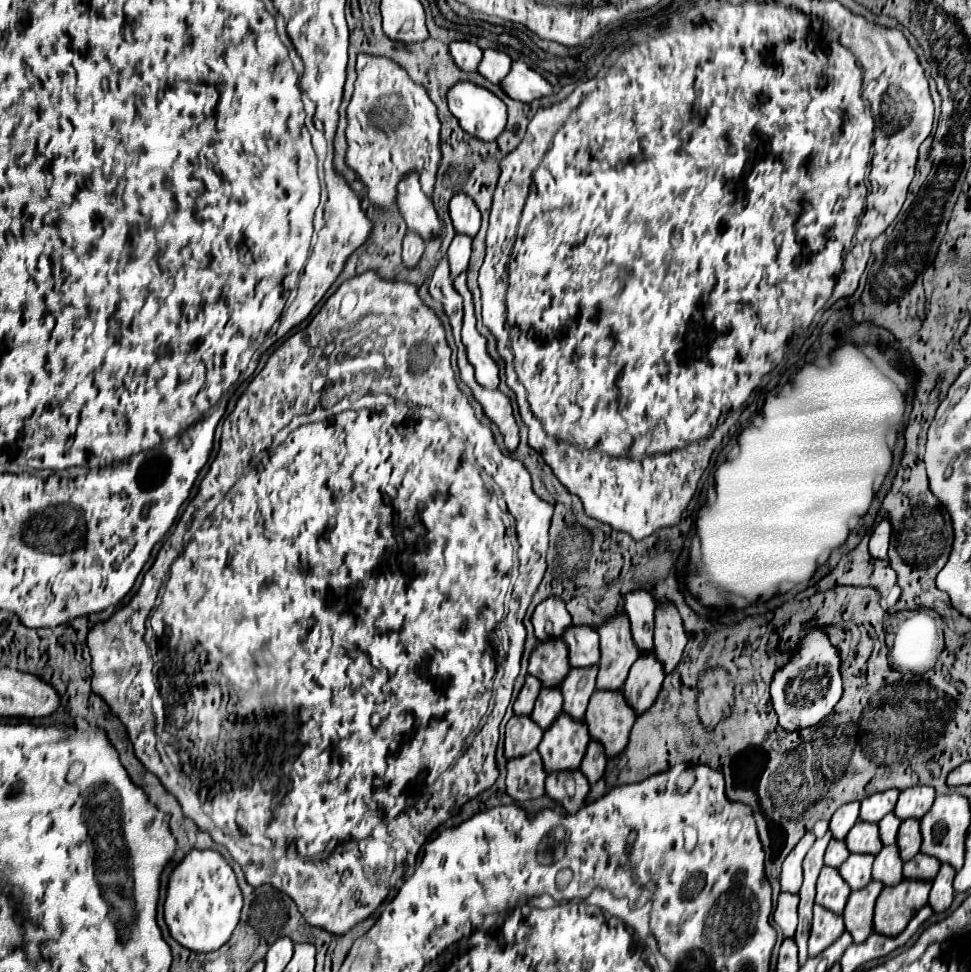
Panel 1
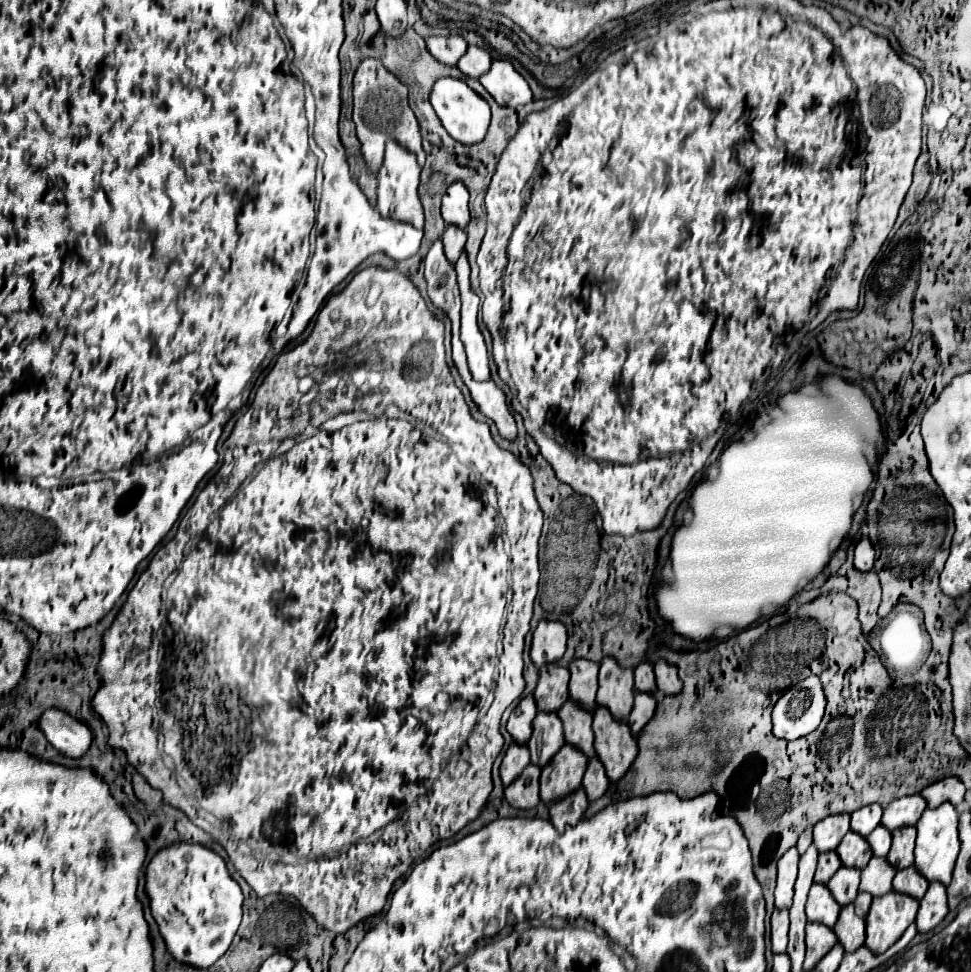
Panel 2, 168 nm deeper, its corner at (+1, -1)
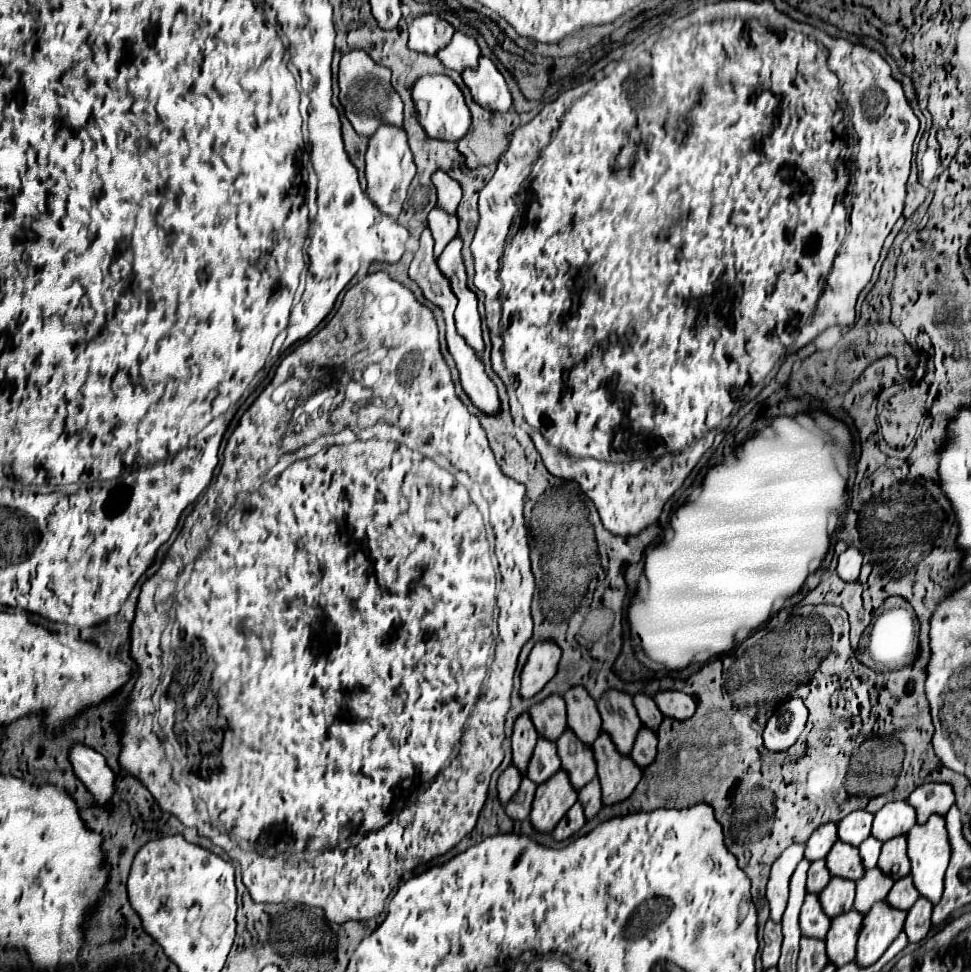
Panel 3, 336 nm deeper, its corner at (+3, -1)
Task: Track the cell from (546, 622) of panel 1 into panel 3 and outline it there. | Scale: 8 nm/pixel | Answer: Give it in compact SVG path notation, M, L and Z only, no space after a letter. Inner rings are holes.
M552 639L538 641L532 647L528 661L520 675L522 677L522 689L520 689L522 697L536 695L554 677L554 673L558 669L560 655L562 655L562 651Z

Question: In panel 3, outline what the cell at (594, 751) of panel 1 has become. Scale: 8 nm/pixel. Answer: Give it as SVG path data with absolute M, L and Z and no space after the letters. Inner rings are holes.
M594 777L588 785L578 789L578 801L584 805L584 813L588 819L592 819L600 807L602 807L602 791L600 791L600 781Z

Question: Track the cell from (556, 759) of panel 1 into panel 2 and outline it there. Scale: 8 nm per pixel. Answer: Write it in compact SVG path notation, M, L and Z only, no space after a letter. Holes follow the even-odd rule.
M564 745L558 755L542 769L540 775L540 801L550 805L574 793L584 777L588 759L572 745Z

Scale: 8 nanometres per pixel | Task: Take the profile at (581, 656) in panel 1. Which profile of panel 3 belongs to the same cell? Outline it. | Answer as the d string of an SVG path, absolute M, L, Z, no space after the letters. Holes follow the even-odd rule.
M582 685L570 687L564 693L564 701L568 709L568 727L576 733L576 737L580 737L580 741L592 745L592 741L602 729L602 719L596 701Z

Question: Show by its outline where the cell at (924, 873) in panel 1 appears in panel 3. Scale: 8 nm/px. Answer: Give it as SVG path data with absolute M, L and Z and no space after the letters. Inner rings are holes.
M906 875L906 877L902 877L902 879L898 879L898 881L894 883L894 887L890 889L886 901L888 901L892 907L896 907L896 909L908 911L908 909L916 903L918 897L920 897L920 893L918 893L918 889L914 887L912 877Z

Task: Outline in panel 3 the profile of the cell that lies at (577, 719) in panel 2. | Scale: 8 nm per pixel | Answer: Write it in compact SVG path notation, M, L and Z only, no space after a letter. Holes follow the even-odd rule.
M570 727L558 737L556 745L562 767L568 771L574 789L584 787L588 781L596 777L596 759L592 747L582 743Z

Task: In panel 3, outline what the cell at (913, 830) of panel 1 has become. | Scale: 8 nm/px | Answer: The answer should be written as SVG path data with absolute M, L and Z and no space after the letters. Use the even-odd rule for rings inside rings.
M898 835L884 843L878 867L892 879L900 879L910 873L910 859L906 855L906 835Z

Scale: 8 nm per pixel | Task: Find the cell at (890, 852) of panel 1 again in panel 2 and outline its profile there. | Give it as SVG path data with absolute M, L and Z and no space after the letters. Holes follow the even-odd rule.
M872 857L870 863L862 869L860 893L870 893L872 897L882 897L892 891L892 879L896 869L880 857Z

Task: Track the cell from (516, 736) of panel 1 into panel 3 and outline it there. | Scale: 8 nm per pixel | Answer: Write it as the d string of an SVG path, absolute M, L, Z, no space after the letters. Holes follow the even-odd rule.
M508 765L502 771L502 775L498 777L498 797L502 803L508 803L508 799L516 793L516 789L520 787L520 779L522 773L514 765Z

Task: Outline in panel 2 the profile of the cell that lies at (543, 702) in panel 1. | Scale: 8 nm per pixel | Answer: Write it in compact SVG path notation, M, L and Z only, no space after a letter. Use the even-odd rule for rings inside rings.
M538 713L534 719L534 733L528 741L530 763L538 767L546 767L552 757L562 749L562 721L556 713Z

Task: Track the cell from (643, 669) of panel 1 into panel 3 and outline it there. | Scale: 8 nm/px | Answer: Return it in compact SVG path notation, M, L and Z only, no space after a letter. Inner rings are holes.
M642 725L638 735L636 735L630 757L634 757L634 761L640 767L646 767L646 765L652 763L654 755L656 755L656 733L652 729L648 729L646 725Z

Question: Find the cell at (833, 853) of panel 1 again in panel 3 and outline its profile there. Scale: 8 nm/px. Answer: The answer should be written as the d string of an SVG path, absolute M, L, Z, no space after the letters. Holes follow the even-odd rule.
M824 859L814 861L814 863L810 865L810 869L808 869L806 889L808 889L810 893L820 893L820 891L828 885L830 879L832 879L832 875L830 875L830 871L828 871L828 867L826 867L826 861L824 861Z

